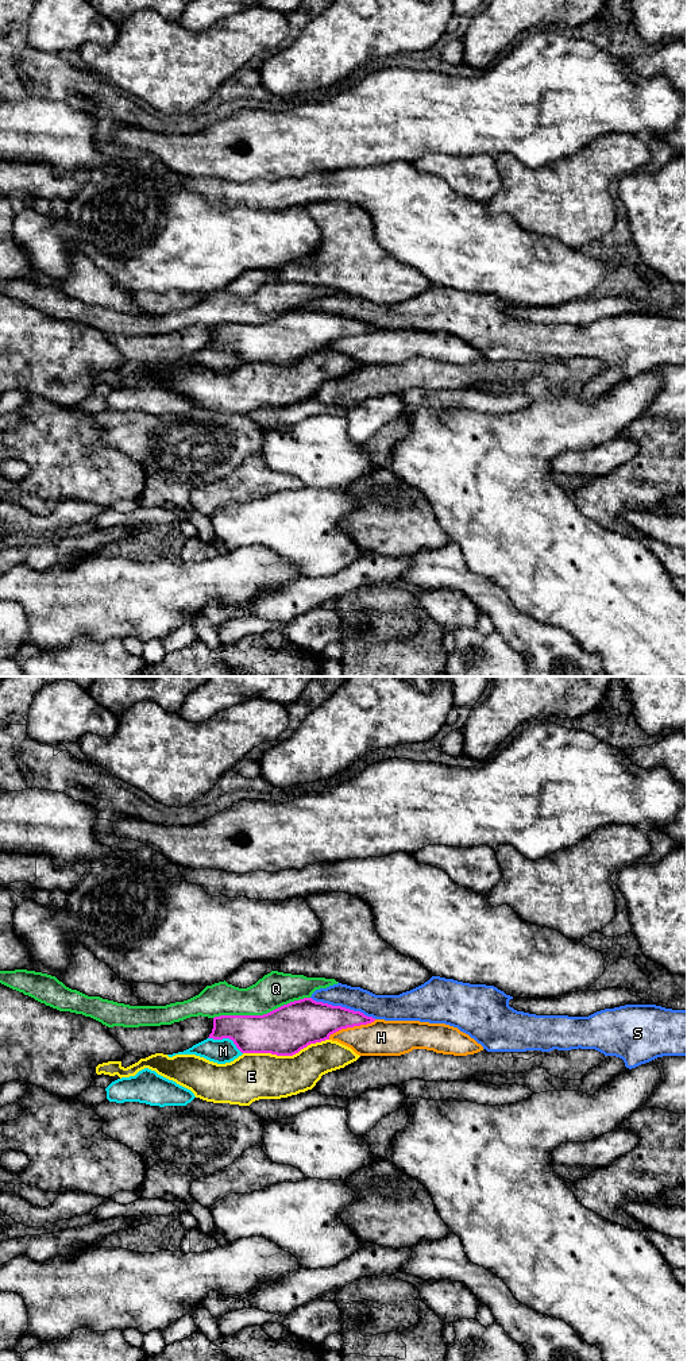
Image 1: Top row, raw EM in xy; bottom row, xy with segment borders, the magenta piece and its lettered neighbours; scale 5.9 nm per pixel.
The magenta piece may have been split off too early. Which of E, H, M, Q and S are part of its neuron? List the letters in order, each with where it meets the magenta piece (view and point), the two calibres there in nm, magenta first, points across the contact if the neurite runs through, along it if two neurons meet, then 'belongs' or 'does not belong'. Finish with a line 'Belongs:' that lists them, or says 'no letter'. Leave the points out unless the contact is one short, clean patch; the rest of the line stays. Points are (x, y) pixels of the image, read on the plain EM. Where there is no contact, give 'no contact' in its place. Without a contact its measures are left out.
E: xy (285, 363) | 280/280 nm | does not belong
H: xy (351, 335) | 260/220 nm | does not belong
M: xy (227, 346) | 240/140 nm | does not belong
Q: xy (261, 324) | 280/200 nm | does not belong
S: xy (343, 316) | 260/140 nm | does not belong
Belongs: no letter

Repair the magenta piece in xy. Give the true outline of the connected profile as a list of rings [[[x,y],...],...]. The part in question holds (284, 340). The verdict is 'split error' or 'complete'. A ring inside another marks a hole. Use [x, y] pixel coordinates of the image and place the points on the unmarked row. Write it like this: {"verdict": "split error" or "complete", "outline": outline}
{"verdict": "complete", "outline": [[[304,306],[263,324],[215,325],[208,347],[229,347],[242,362],[293,365],[341,338],[374,329],[360,320]]]}

